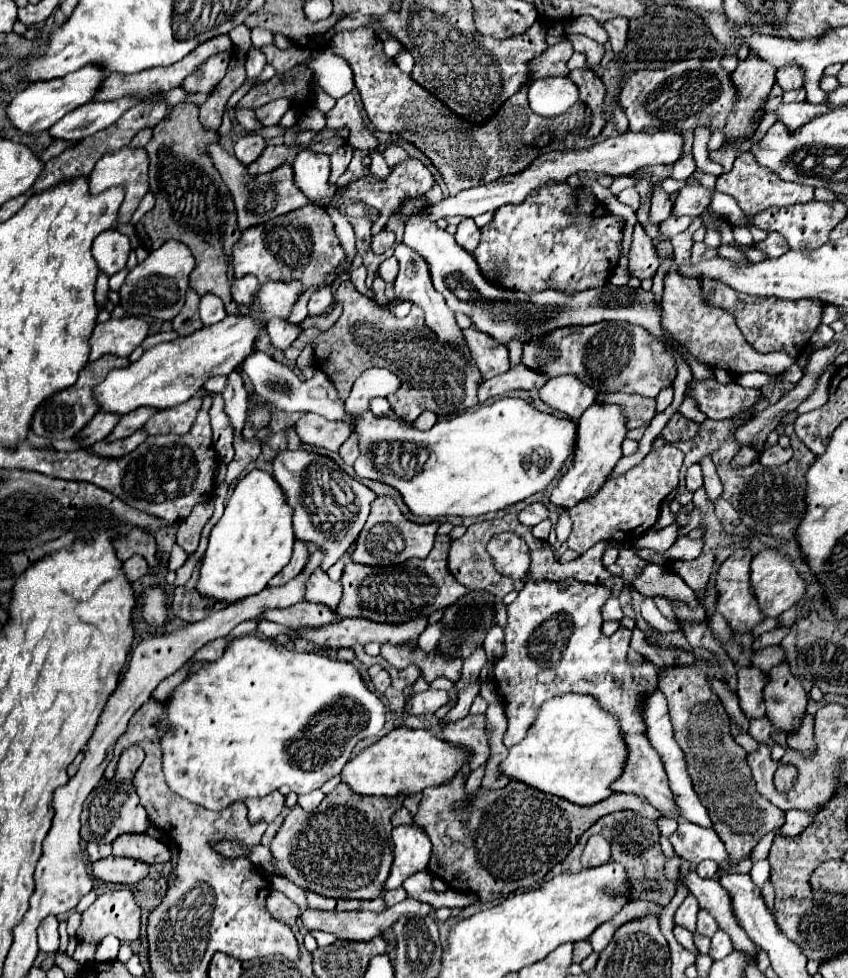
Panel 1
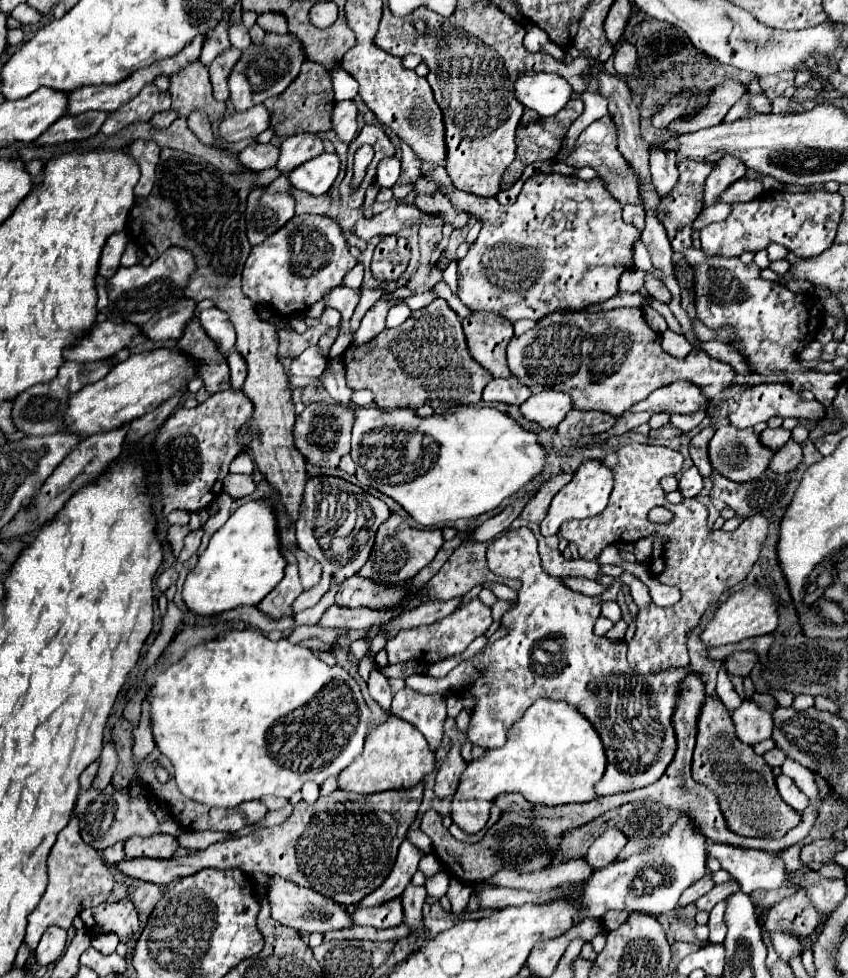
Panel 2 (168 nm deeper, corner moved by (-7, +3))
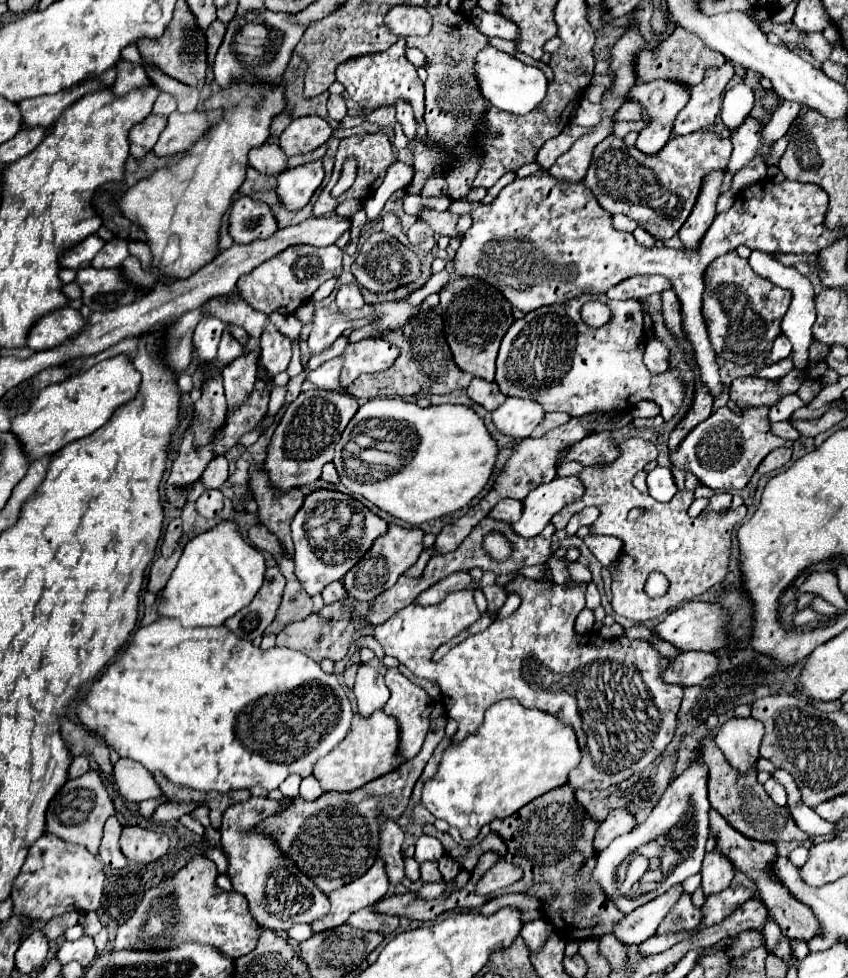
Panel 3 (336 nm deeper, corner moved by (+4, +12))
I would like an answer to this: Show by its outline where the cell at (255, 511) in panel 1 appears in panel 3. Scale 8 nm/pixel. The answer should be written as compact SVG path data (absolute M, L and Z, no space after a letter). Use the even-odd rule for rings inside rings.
M222 520L216 526L212 526L206 532L200 532L194 536L182 550L182 556L178 560L176 570L172 572L164 596L160 598L158 612L160 616L172 616L180 620L184 626L194 628L194 626L222 626L230 616L234 616L238 610L248 606L256 592L260 590L264 582L264 572L266 572L266 562L262 552L258 552L254 546L250 546L236 524L236 520Z

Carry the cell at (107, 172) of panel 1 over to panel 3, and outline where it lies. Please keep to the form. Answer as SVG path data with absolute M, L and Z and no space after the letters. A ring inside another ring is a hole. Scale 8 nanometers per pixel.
M150 114L140 124L136 124L130 130L130 156L134 156L136 160L144 158L154 148L158 136L166 128L166 122L168 122L166 116Z

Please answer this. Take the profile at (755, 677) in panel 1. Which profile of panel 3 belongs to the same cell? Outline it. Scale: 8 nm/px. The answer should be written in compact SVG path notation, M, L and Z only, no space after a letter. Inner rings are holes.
M728 718L716 732L716 744L742 774L756 764L758 746L764 736L762 722L748 718Z

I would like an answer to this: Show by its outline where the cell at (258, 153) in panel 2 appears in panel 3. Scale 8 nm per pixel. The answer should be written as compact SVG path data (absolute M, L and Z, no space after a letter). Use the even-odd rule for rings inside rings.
M266 142L262 148L252 148L248 152L248 164L258 172L278 174L286 168L286 154L280 150L278 144Z

